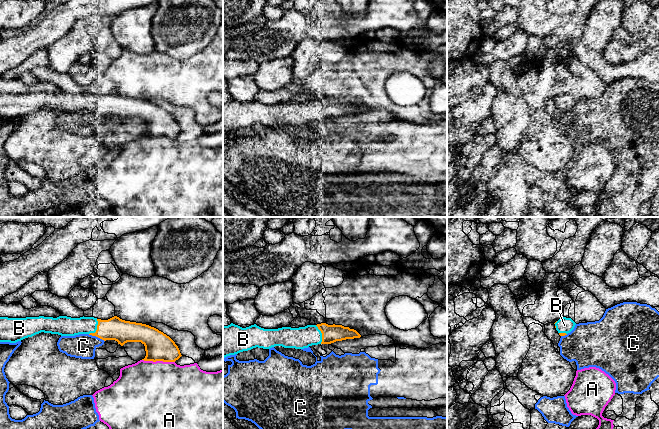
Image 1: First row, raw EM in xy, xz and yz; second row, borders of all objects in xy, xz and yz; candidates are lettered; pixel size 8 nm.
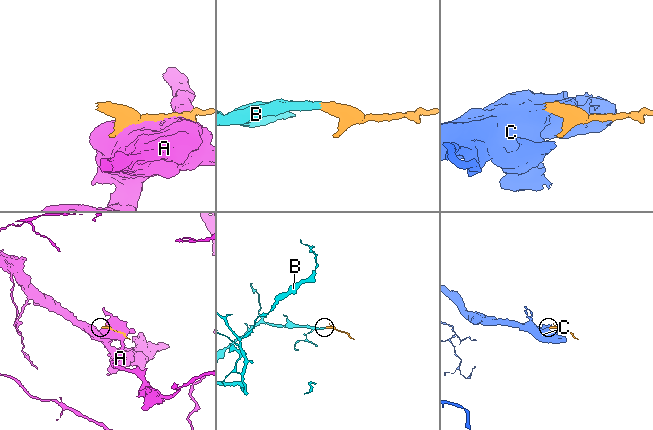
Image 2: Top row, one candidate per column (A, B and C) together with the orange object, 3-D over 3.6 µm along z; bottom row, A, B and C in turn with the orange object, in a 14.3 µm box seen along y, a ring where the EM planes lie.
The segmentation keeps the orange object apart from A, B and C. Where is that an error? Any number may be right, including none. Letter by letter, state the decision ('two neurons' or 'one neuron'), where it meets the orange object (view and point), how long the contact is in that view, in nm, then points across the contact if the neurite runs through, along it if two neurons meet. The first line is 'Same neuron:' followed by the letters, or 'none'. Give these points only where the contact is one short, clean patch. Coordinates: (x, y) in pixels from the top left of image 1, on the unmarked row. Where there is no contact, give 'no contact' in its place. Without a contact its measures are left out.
Same neuron: B
A: two neurons; meets orange in xy at (158, 136); contact 260 nm long
B: one neuron; meets orange in xy at (97, 104); contact 140 nm long
C: two neurons; meets orange in xy at (96, 112); contact 150 nm long

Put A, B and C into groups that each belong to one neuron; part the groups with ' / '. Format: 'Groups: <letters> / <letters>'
Groups: A / B / C

